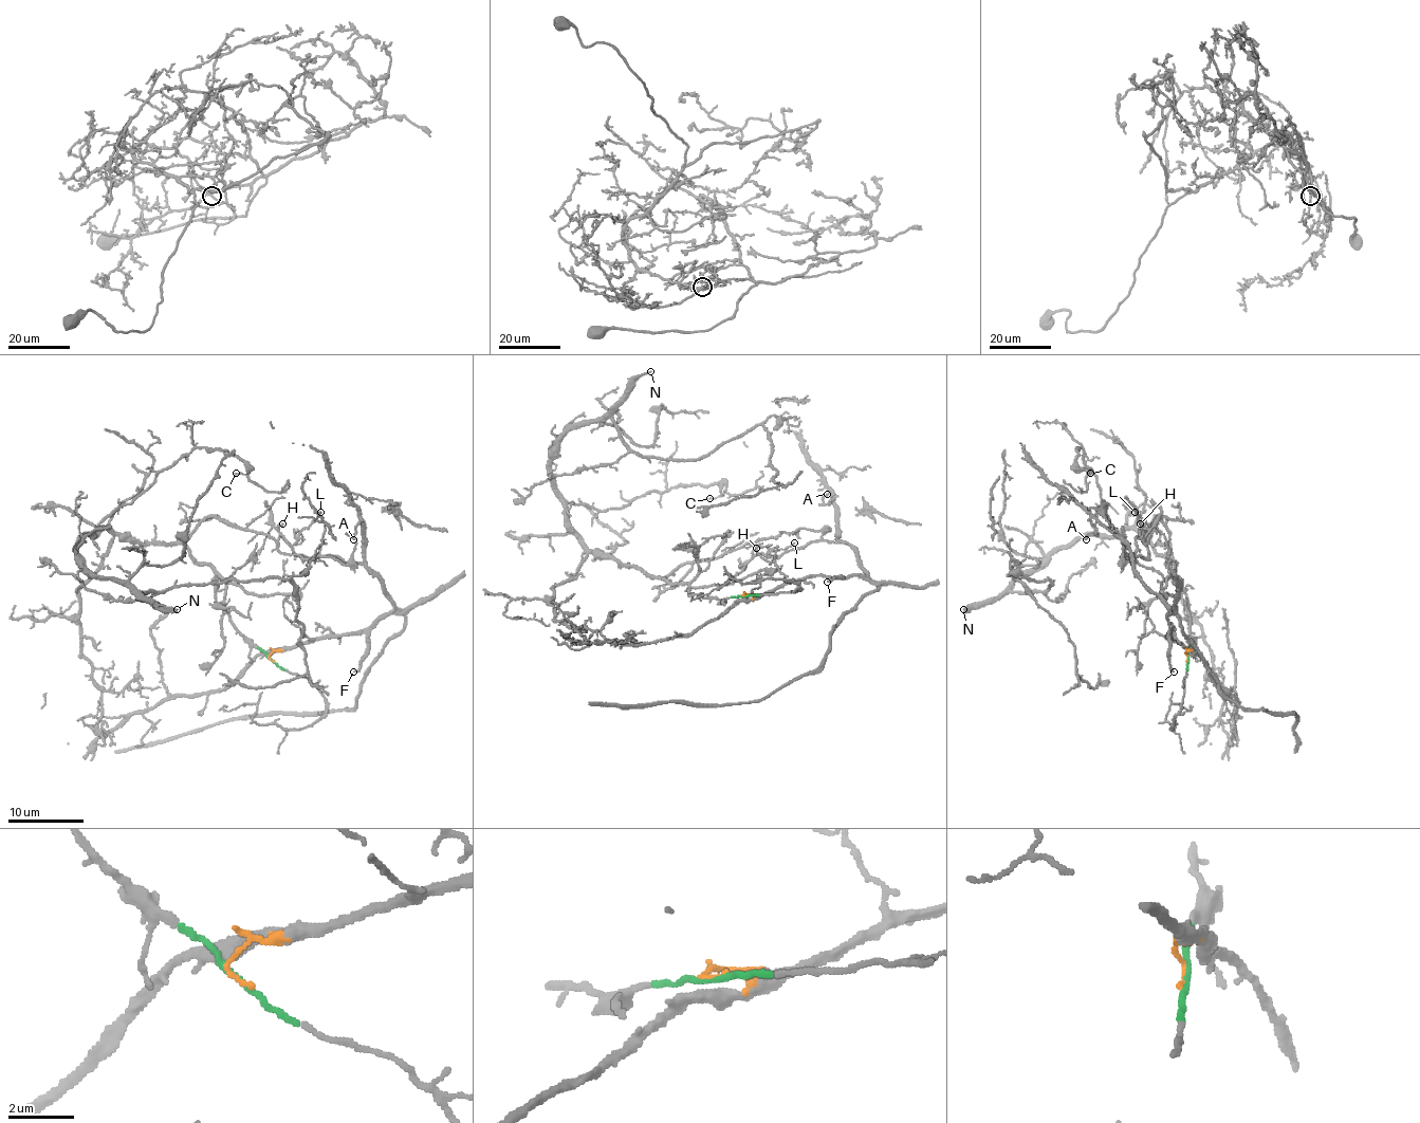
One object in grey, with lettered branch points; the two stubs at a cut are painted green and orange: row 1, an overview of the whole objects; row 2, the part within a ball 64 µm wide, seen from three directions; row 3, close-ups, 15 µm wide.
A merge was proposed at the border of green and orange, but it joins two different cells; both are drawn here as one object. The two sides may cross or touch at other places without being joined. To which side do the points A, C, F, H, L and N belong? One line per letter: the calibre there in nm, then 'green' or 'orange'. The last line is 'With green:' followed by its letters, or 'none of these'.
A: 110 nm thick; orange
C: 110 nm thick; green
F: 180 nm thick; orange
H: 130 nm thick; orange
L: 100 nm thick; orange
N: 240 nm thick; green
With green: C, N

